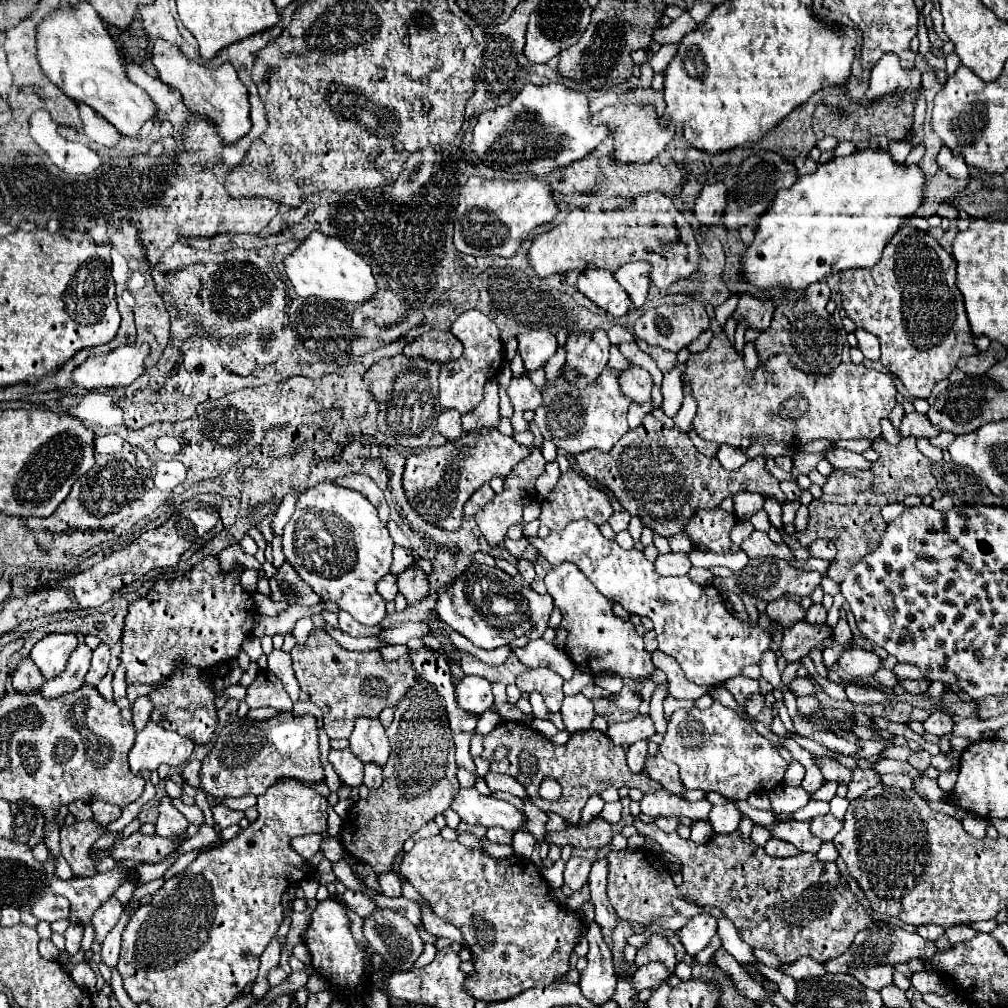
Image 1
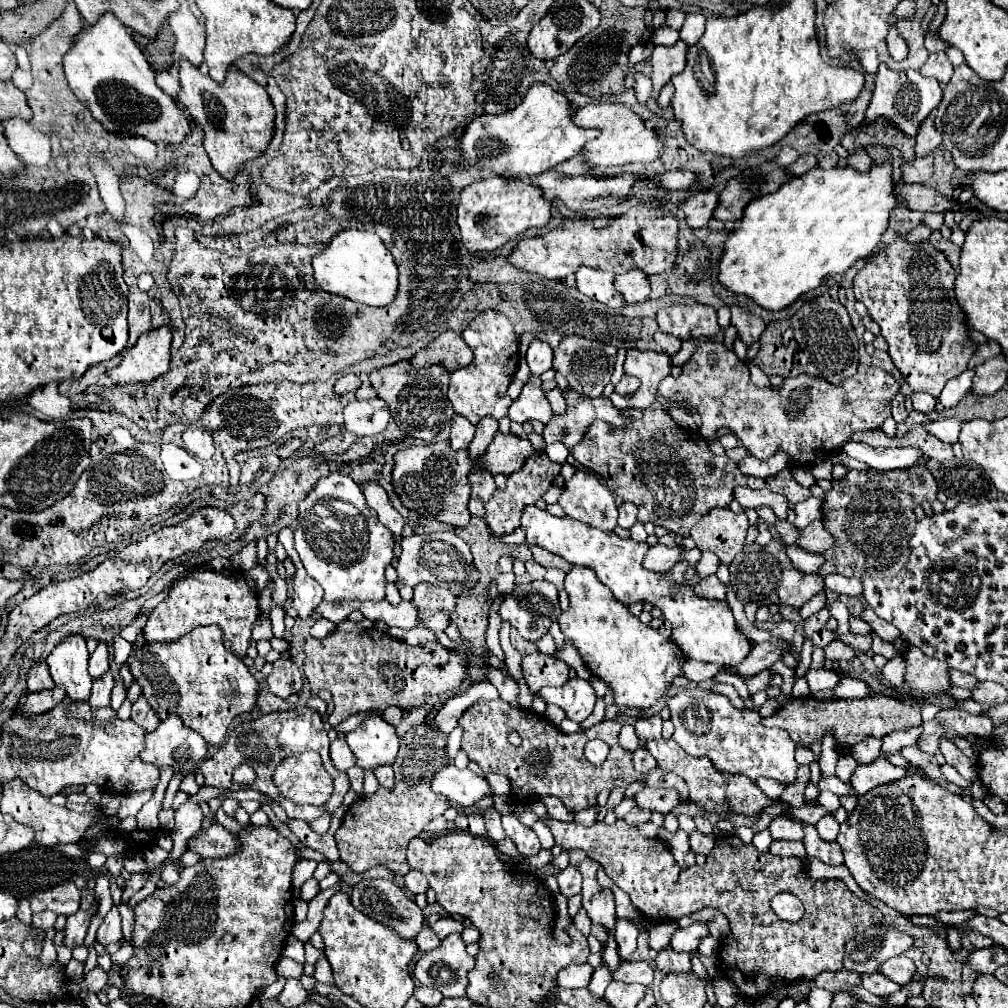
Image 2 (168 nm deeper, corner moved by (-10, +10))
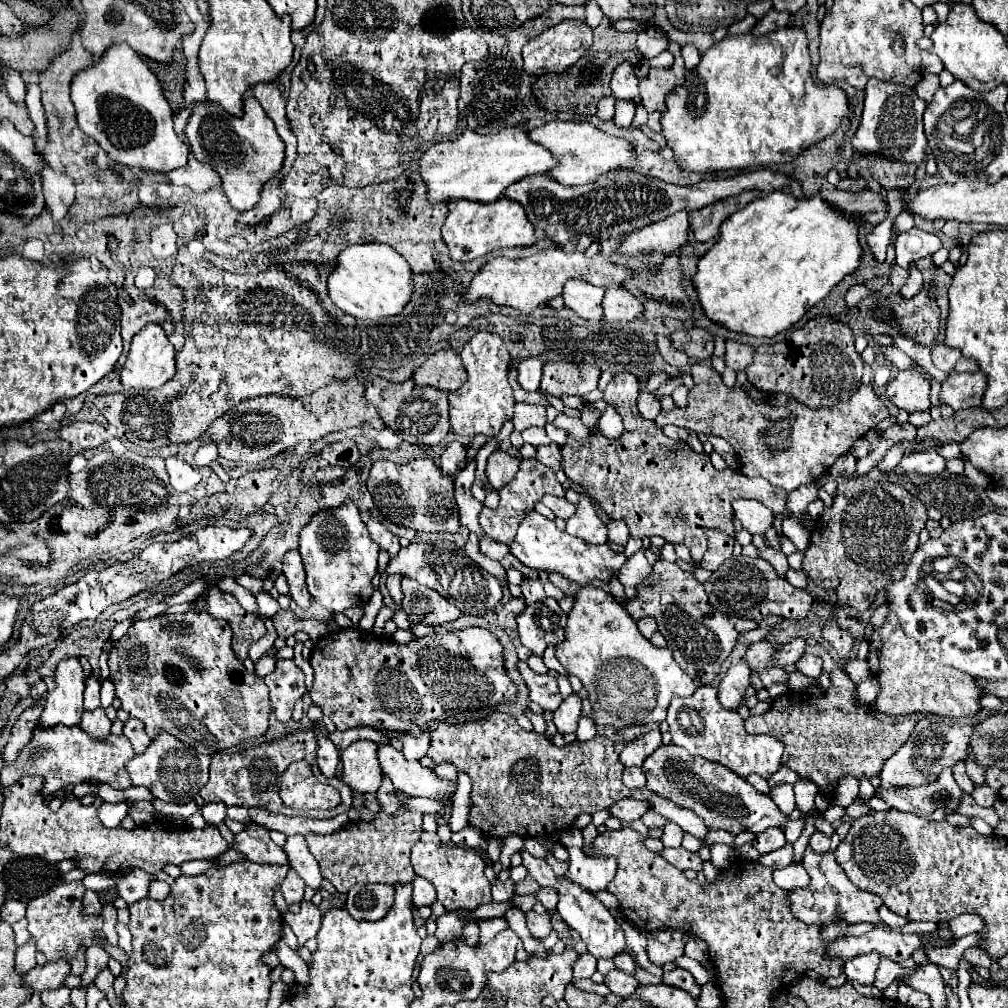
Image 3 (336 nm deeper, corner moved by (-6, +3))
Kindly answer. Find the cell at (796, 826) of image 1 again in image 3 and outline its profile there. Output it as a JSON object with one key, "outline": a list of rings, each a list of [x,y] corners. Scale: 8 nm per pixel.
{"outline":[[[768,828],[764,832],[760,832],[756,836],[756,840],[752,842],[752,846],[760,852],[760,854],[768,854],[768,852],[774,852],[778,848],[782,848],[786,844],[786,838],[784,838],[784,832],[780,832],[780,828]]]}

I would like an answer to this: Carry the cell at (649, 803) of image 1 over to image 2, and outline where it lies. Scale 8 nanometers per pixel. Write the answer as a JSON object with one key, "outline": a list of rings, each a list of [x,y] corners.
{"outline":[[[644,787],[634,795],[634,801],[638,807],[648,809],[648,811],[658,811],[658,813],[670,813],[676,805],[680,805],[680,797],[674,789],[652,789]]]}

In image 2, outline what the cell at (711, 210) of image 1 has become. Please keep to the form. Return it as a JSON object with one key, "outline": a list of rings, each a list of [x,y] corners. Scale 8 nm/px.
{"outline":[[[696,191],[688,195],[682,201],[682,211],[686,215],[686,223],[690,229],[706,227],[706,223],[712,219],[712,213],[718,205],[718,195],[714,191]]]}

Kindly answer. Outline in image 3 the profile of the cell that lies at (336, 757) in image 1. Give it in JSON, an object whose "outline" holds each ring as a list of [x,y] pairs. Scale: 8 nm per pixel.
{"outline":[[[318,736],[318,768],[322,770],[322,774],[326,778],[334,778],[334,772],[336,772],[336,766],[340,764],[340,752],[338,748],[324,736]]]}

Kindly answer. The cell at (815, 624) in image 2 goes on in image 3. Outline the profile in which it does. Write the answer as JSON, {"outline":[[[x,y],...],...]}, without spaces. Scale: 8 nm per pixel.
{"outline":[[[796,638],[796,640],[792,640],[790,644],[784,644],[782,650],[778,650],[778,652],[774,654],[774,660],[776,660],[776,664],[780,664],[780,666],[796,664],[796,660],[800,660],[800,656],[804,654],[804,648],[806,648],[806,640],[804,640],[804,638]]]}

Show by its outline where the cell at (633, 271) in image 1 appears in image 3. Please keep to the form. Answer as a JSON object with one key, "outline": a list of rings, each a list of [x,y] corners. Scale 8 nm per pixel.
{"outline":[[[622,286],[608,288],[602,306],[604,306],[604,318],[610,322],[630,322],[638,318],[644,310],[642,302]]]}

